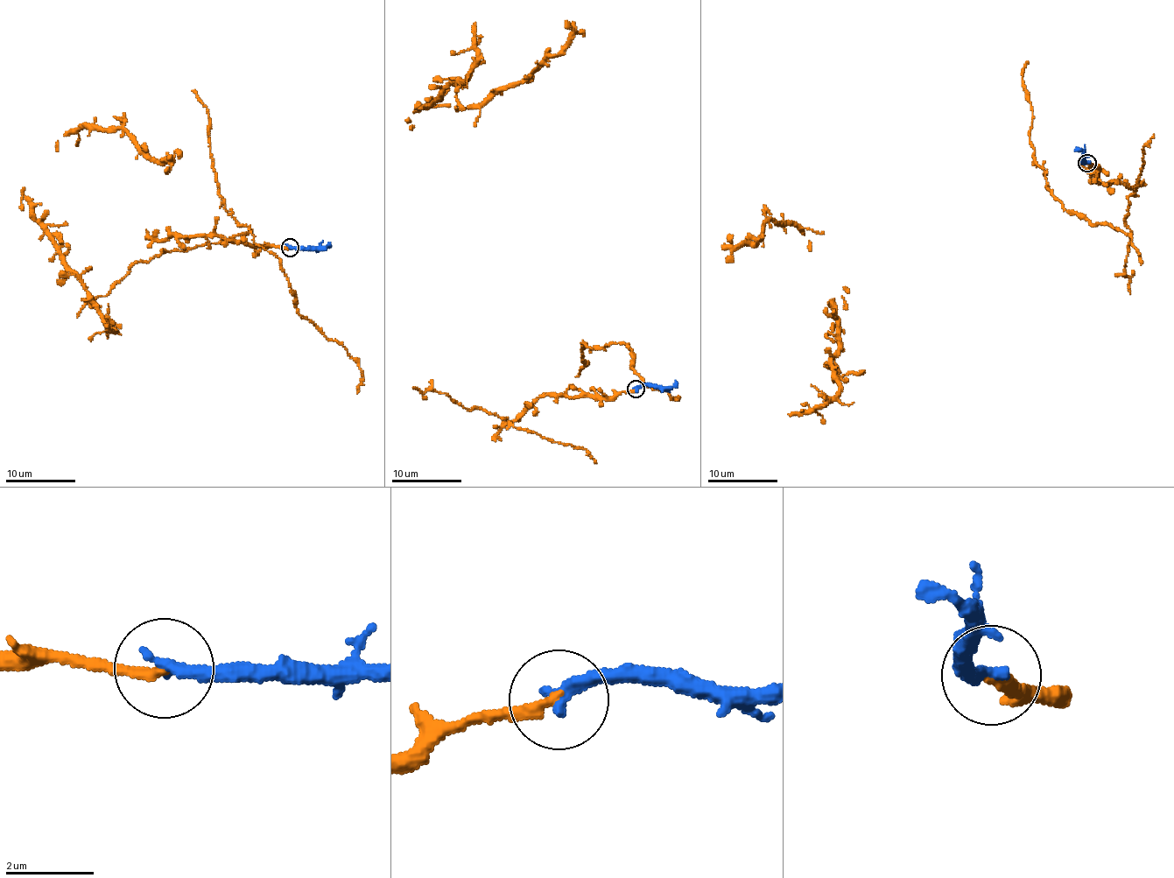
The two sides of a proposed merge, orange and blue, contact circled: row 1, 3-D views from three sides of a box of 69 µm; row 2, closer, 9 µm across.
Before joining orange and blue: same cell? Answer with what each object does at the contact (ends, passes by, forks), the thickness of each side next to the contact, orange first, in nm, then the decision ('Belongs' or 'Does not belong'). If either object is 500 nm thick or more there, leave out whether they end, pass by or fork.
At the ring orange ends. At the ring blue ends. Thickness 240 nm (orange) against 320 nm. Belongs

